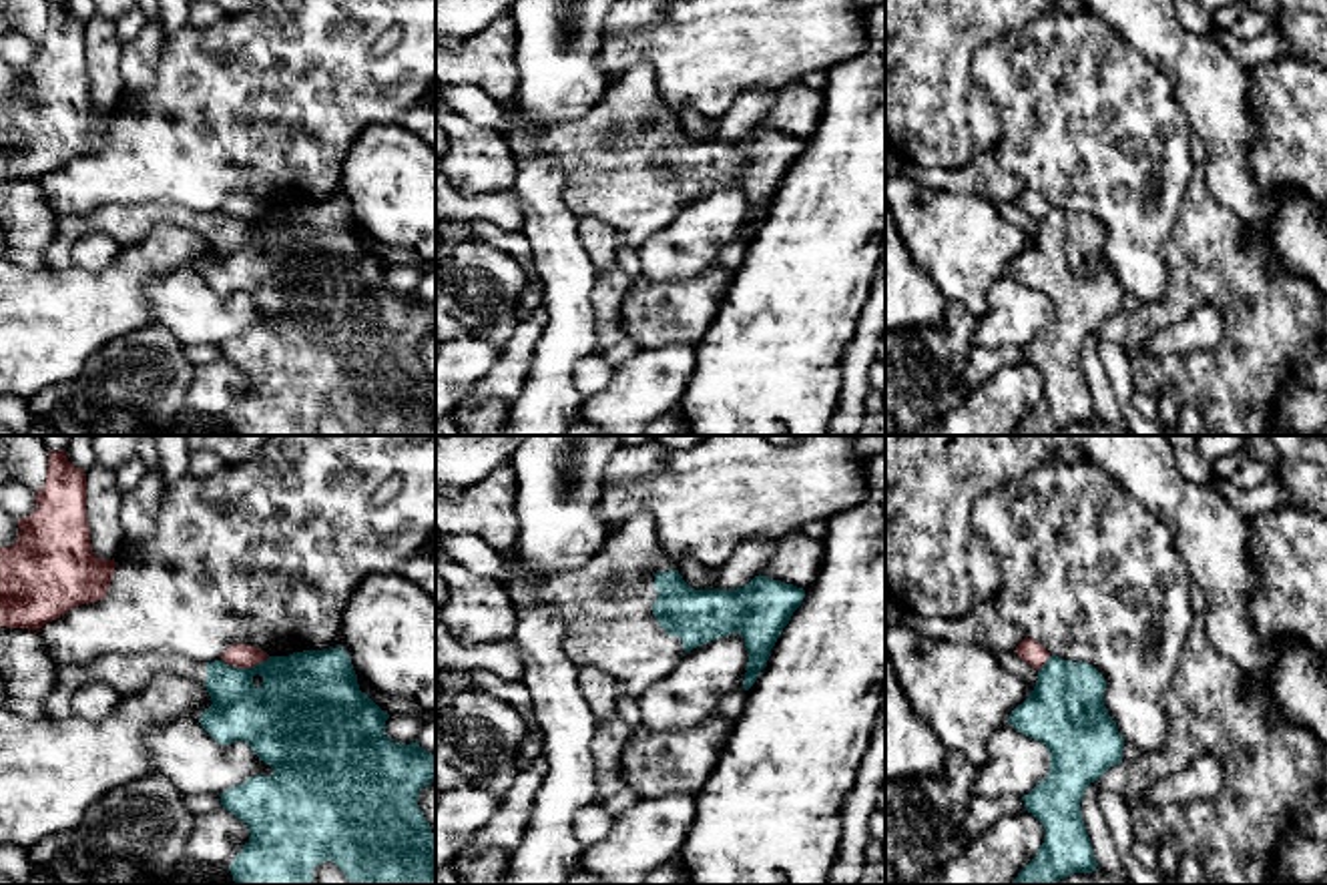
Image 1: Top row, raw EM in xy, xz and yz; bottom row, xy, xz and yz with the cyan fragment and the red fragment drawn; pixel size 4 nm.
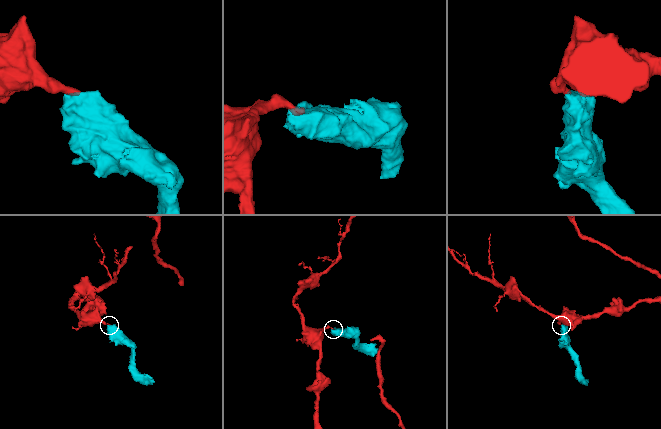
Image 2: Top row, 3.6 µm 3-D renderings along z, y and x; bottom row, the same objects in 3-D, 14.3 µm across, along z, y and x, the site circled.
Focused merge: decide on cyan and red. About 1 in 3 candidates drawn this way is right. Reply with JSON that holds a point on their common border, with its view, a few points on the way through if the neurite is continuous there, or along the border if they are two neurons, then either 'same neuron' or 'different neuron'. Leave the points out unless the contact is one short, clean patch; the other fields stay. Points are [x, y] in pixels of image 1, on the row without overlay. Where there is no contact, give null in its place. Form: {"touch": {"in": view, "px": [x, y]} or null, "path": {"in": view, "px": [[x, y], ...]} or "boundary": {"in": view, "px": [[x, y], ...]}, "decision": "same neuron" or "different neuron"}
{"touch": {"in": "xy", "px": [245, 219]}, "boundary": {"in": "xy", "px": [[270, 207], [251, 217], [229, 217], [221, 211]]}, "decision": "different neuron"}

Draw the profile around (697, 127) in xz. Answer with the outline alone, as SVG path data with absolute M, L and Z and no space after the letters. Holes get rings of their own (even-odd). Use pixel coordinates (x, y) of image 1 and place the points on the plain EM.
M685 106L677 114L679 124L683 130L695 140L715 140L717 138L717 120L705 118L697 114L693 108Z

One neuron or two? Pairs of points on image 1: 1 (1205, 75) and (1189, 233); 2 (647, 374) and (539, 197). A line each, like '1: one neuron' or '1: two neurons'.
1: two neurons
2: two neurons

